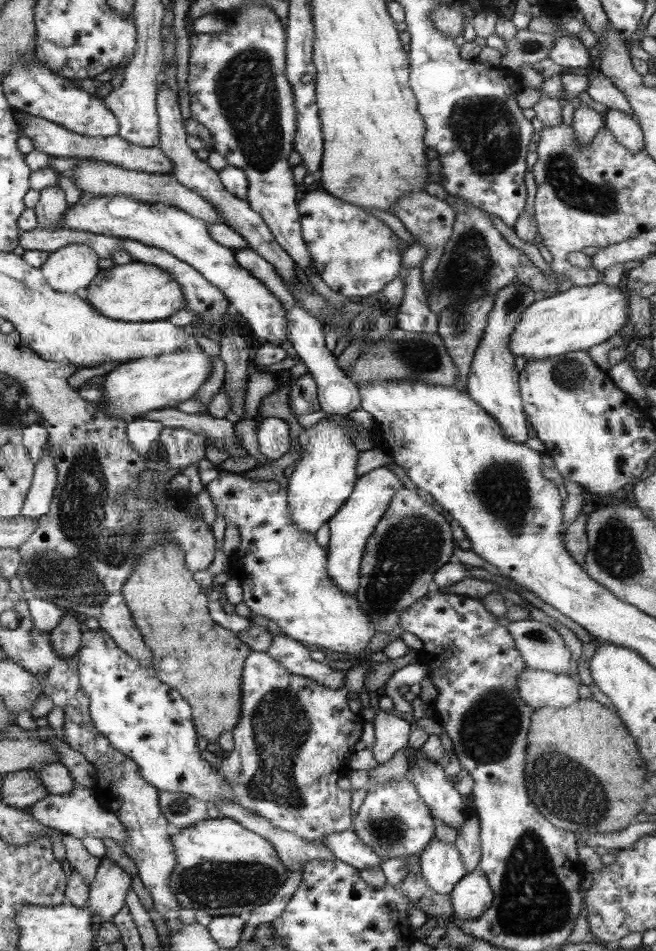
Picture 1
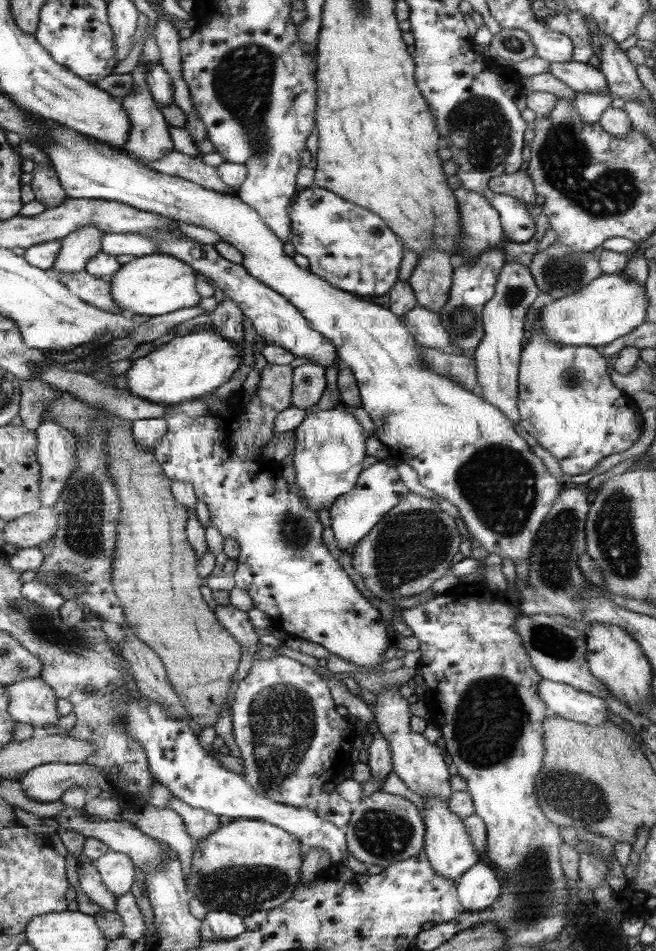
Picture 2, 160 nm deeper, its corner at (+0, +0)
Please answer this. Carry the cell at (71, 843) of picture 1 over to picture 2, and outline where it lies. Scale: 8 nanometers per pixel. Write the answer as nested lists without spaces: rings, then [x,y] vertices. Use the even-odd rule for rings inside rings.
[[[95,862],[79,863],[80,872],[78,874],[80,888],[88,896],[90,901],[98,904],[101,909],[116,911],[117,898],[104,886],[101,880],[100,872],[96,869]]]

